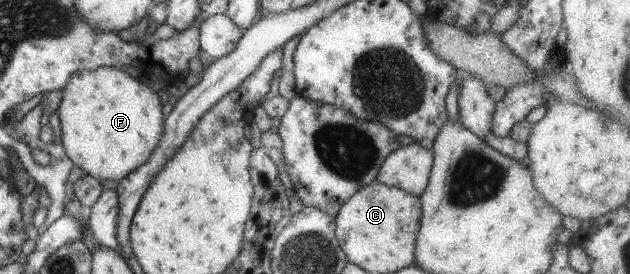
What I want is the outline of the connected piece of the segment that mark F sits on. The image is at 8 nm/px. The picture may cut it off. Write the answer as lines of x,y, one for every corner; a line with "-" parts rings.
99,67
72,72
61,92
56,113
60,122
60,142
64,156
99,182
103,179
118,181
129,174
146,161
161,138
164,120
156,92
141,82
140,78
134,79
120,68

